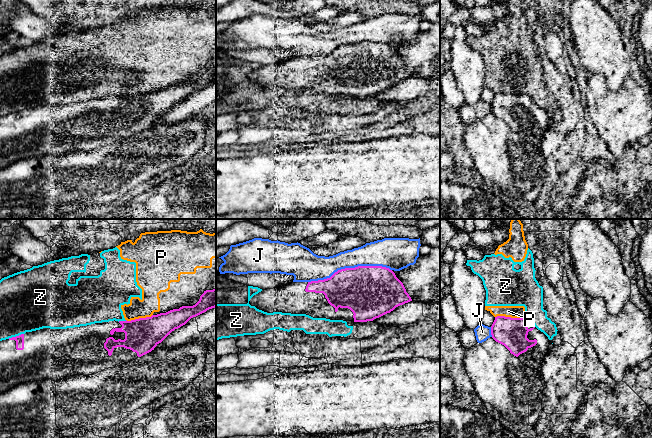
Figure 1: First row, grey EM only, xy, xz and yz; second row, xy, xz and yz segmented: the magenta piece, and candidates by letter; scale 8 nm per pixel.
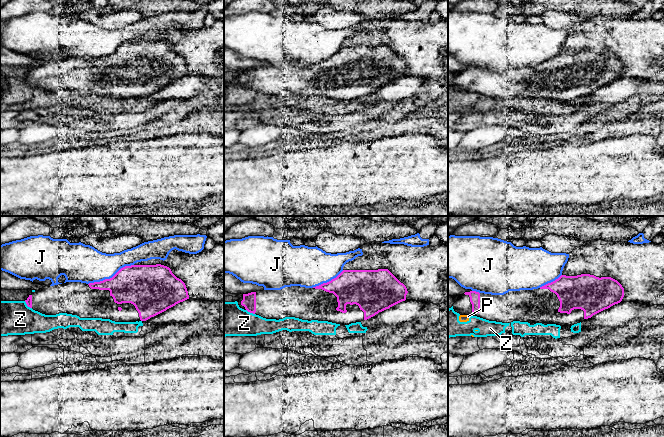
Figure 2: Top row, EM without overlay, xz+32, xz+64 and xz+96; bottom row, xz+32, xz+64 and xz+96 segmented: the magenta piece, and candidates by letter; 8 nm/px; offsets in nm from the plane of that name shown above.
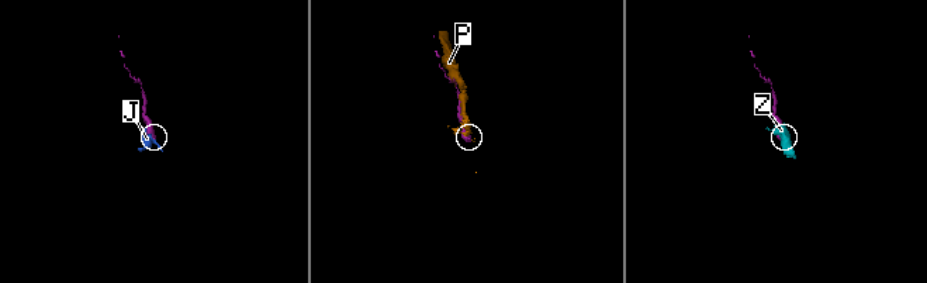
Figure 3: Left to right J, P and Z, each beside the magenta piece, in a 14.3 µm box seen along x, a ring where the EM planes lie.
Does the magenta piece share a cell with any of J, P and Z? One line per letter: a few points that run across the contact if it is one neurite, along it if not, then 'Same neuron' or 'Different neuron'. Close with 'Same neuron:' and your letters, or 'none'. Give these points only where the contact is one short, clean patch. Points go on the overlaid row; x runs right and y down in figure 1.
J: Different neuron
P: Different neuron
Z: Different neuron
Same neuron: none

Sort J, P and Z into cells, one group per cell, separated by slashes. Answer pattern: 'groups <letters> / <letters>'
groups J / P Z

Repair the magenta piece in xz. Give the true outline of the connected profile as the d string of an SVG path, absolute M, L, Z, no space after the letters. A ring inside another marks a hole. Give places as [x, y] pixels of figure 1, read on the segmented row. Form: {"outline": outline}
{"outline": "M358 266L338 270L324 280L291 282L279 288L262 290L250 299L249 304L267 313L306 314L313 318L367 322L410 301L412 299L403 283L392 270L382 266Z"}

